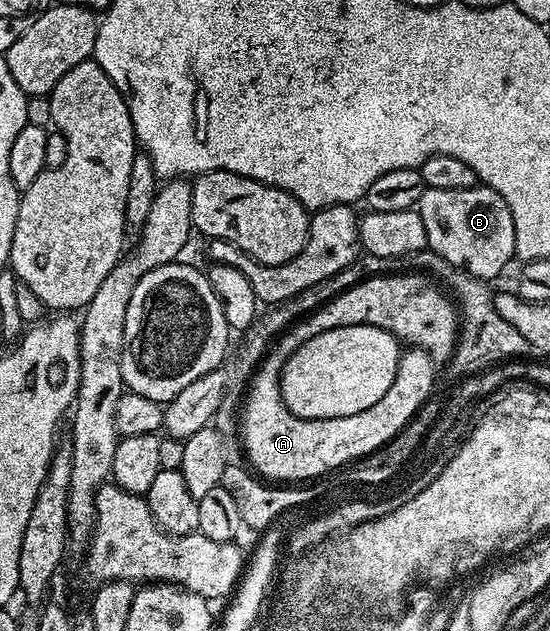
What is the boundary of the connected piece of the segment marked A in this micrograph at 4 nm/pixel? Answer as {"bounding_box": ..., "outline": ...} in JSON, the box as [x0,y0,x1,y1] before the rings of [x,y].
{"bounding_box":[240,276,436,482],"outline":[[[371,276],[368,280],[360,280],[352,287],[339,291],[335,300],[326,300],[317,310],[311,311],[305,318],[297,324],[291,323],[273,341],[272,347],[262,357],[257,368],[254,369],[253,376],[249,377],[248,387],[244,393],[244,399],[240,405],[240,432],[242,428],[242,448],[246,451],[249,467],[253,469],[259,477],[270,482],[310,482],[313,476],[322,476],[325,472],[330,472],[333,468],[338,468],[341,464],[346,464],[349,460],[358,460],[369,457],[371,453],[377,452],[383,444],[389,443],[395,435],[411,418],[418,412],[423,411],[426,399],[430,396],[430,391],[434,388],[434,372],[436,372],[436,362],[422,362],[420,358],[412,358],[412,362],[398,364],[396,378],[392,386],[388,386],[388,394],[376,402],[376,406],[368,406],[368,410],[360,410],[360,414],[348,414],[344,418],[300,418],[288,410],[288,406],[282,397],[282,368],[286,364],[288,357],[293,354],[308,338],[320,334],[324,330],[332,330],[340,326],[348,326],[346,320],[362,320],[366,312],[374,316],[374,296],[378,296],[378,276]]]}

